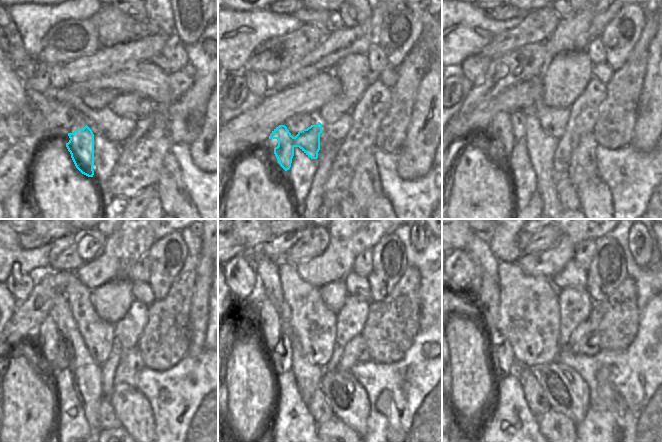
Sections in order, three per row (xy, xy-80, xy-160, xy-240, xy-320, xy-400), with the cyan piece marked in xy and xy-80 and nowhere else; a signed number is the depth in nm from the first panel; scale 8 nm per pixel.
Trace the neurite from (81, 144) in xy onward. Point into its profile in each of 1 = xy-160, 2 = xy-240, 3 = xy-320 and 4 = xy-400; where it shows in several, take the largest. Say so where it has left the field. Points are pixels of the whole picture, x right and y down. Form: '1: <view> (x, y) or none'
1: xy-160 (501, 127)
2: xy-240 (48, 332)
3: xy-320 (269, 330)
4: xy-400 (487, 297)

